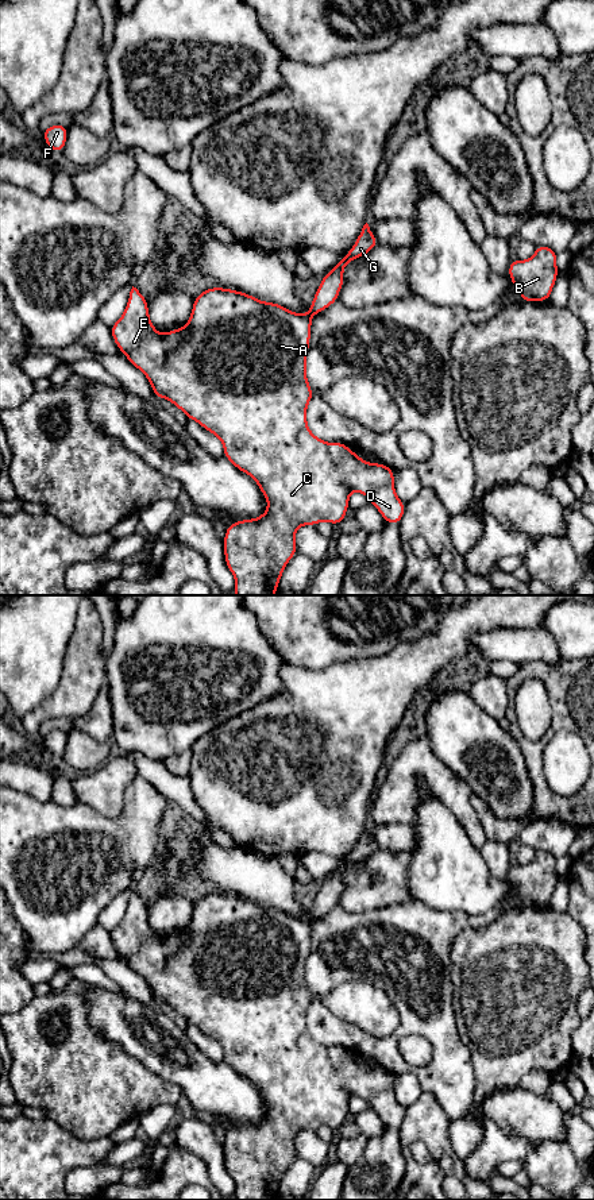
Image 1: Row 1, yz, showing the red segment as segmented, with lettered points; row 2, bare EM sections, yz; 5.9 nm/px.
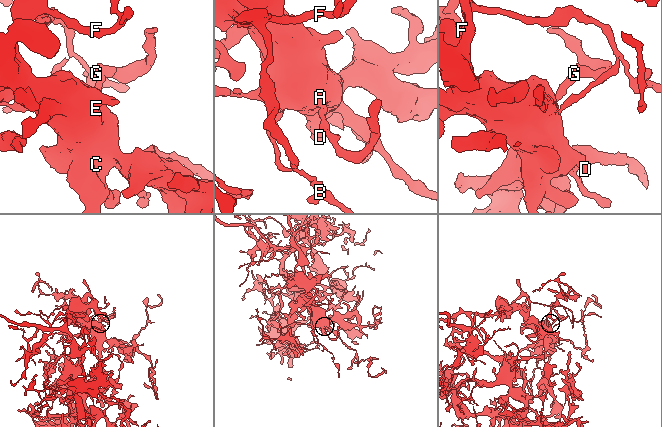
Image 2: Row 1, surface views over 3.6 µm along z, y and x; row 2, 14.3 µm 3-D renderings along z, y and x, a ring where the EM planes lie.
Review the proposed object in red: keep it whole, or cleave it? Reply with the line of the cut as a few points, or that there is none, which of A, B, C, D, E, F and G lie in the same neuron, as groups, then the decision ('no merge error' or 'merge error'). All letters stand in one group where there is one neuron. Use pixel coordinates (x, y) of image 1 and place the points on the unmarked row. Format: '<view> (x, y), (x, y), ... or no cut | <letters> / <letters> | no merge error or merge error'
no cut | A B C D E F G | no merge error

